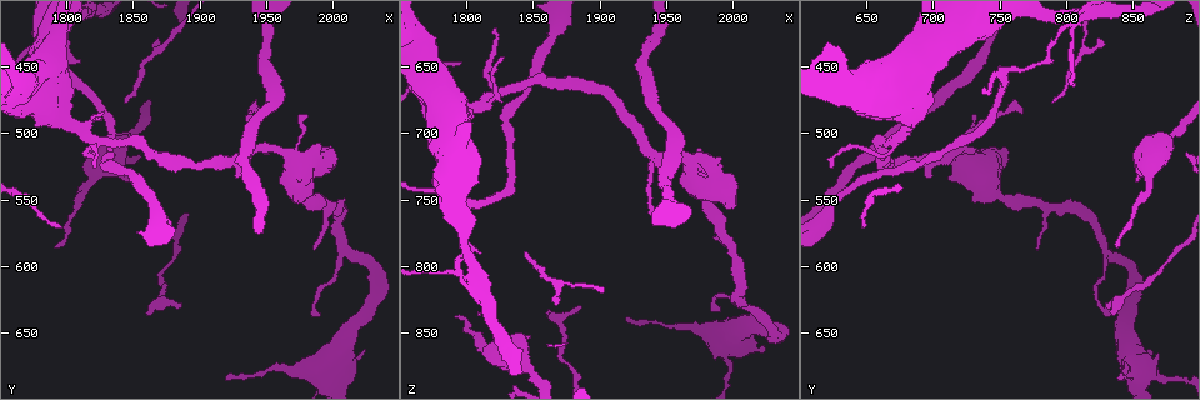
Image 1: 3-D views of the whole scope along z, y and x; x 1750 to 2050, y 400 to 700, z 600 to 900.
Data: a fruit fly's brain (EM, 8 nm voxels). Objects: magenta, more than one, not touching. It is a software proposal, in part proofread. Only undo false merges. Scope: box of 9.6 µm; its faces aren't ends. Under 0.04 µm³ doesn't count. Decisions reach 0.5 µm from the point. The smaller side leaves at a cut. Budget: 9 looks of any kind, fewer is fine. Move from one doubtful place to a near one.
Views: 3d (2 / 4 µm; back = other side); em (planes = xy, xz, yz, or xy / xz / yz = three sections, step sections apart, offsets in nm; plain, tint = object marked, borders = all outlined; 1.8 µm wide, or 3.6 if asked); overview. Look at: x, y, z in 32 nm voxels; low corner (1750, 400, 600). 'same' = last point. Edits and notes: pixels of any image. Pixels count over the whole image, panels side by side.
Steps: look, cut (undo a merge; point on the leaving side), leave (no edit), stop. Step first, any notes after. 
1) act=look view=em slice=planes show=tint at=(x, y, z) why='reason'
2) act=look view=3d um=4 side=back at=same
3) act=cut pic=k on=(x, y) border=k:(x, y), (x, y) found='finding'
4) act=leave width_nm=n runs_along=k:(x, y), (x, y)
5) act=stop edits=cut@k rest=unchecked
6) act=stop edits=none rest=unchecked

act=look view=em um=3.6 slice=xy step=4 show=tint at=(1798, 456, 752) why='branch point'

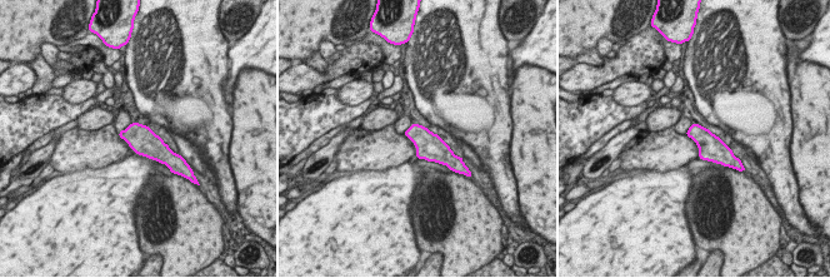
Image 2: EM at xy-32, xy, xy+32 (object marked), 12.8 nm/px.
act=leave found='continuous, no second neuron'

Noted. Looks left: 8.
act=look view=em slice=planes show=plain at=(1770, 464, 664) why='thick turns thin'

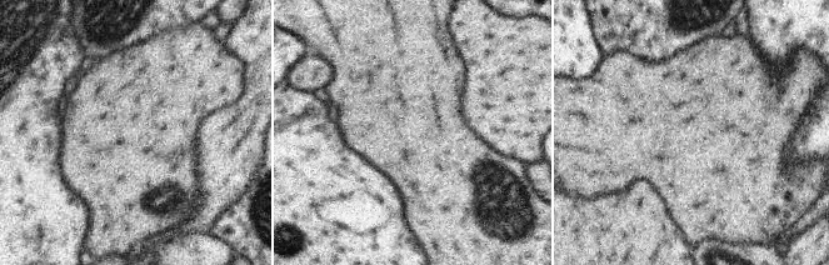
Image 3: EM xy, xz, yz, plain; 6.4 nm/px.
act=look view=em slice=planes show=borders at=same why='see the neighbours'

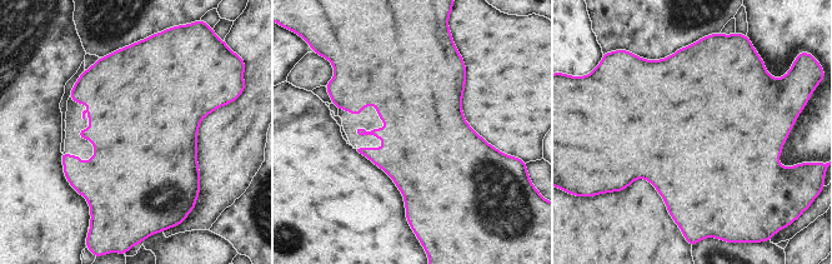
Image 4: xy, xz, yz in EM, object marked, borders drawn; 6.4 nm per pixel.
act=leave found='one neuron here'

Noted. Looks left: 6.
act=look view=em slice=planes show=plain at=(1972, 522, 724) why='arms part here'

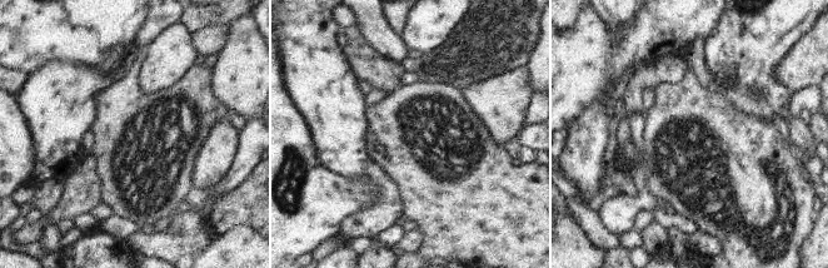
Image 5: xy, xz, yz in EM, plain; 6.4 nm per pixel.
act=look view=em slice=planes show=borders at=same why='see the neighbours'

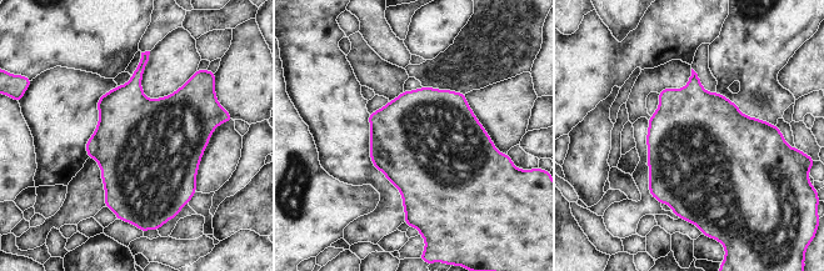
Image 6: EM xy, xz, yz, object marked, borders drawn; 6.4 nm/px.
act=leave width_nm=650 found='continuous, no second neuron'

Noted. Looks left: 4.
act=look view=em slice=yz step=16 show=tint at=(1824, 520, 868) why='a fork'

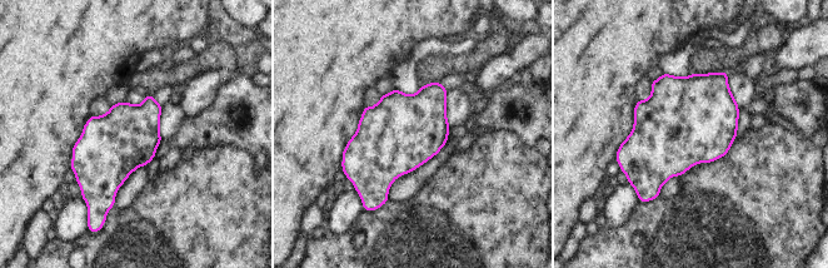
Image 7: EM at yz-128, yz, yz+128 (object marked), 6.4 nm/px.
act=look view=em slice=planes show=tint at=same

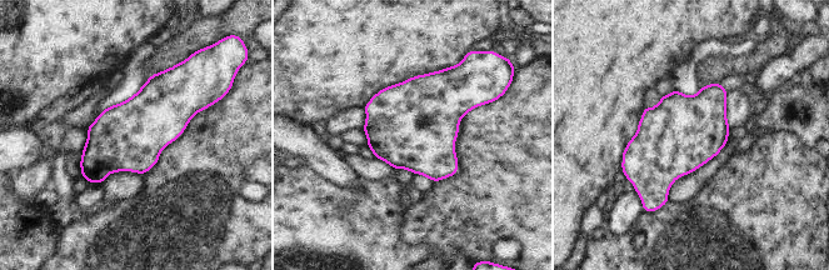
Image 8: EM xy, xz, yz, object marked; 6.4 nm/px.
act=leave found='all the same neuron'

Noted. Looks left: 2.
act=stop edits=none rest=unchecked

